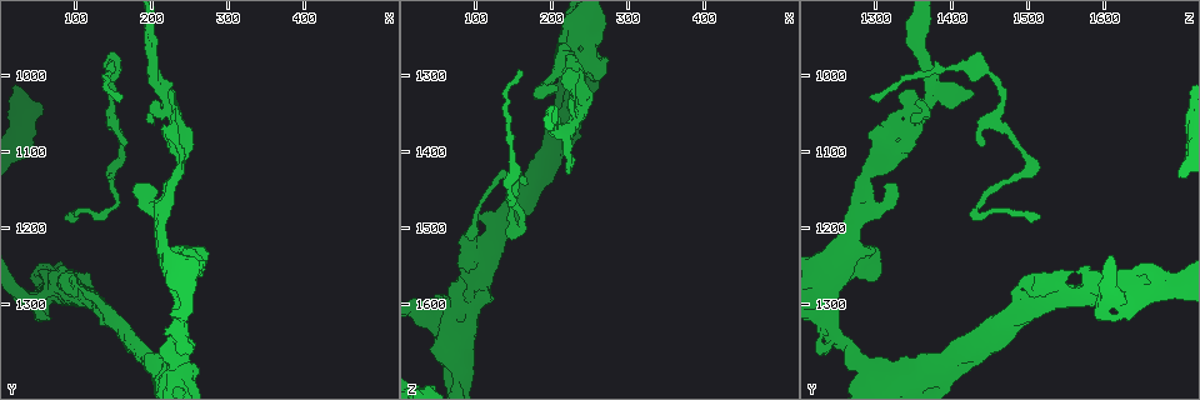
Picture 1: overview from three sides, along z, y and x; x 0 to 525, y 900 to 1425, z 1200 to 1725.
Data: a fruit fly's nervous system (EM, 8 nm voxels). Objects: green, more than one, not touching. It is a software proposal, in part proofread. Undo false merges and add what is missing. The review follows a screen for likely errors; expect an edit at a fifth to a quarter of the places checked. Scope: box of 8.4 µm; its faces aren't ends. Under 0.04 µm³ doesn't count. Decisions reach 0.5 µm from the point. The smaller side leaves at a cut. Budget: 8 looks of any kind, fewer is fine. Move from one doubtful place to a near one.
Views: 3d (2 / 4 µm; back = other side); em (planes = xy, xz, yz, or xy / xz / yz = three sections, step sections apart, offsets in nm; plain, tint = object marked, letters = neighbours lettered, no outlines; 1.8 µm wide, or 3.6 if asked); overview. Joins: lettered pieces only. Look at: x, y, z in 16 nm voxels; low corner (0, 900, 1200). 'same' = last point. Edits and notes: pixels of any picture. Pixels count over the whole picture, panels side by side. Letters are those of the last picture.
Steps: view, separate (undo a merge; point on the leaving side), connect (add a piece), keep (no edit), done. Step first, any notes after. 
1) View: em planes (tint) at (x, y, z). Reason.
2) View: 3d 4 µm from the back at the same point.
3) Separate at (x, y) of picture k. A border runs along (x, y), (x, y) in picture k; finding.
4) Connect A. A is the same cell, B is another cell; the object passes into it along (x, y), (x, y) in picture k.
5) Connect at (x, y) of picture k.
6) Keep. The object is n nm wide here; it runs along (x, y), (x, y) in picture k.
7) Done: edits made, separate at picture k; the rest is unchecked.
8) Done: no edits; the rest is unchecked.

View: em planes (letters) at (160, 1025, 1295). Free end.

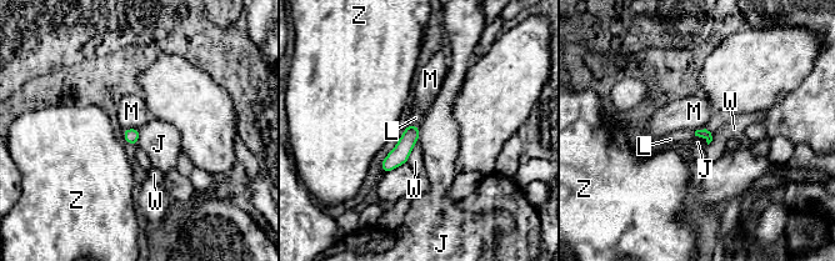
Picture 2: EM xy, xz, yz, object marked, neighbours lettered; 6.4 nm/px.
Connect L. The longest contact is with J, 130 nm; L is the same cell, J, M, W and Z are other cells; the object passes into it along (399, 155), (411, 125), (415, 118) in picture 2; it goes on there.

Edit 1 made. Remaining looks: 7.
View: 3d 2 µm from the back at (180, 1140, 1320). Free end.

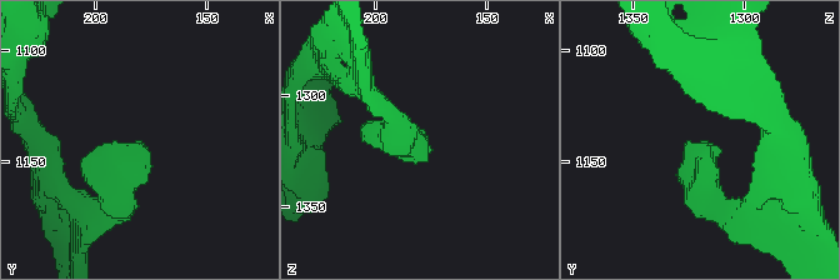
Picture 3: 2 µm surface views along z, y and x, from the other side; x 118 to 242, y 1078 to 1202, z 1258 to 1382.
View: em planes (letters) at (182, 1142, 1315). Need the tissue.

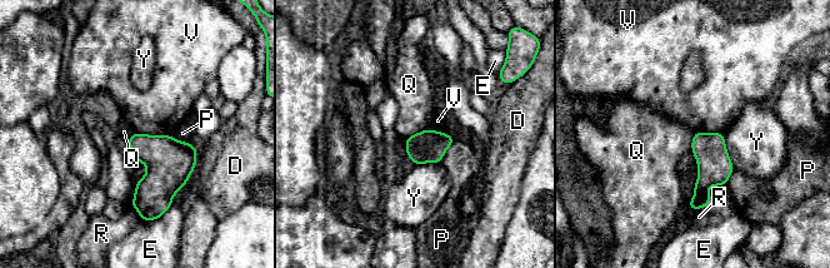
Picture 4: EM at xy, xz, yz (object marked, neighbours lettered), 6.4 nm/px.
Keep. D, E, P, Q, R, V and Y are other cells; a border runs along (425, 128), (404, 138) in picture 4; no lettered piece goes on from it.

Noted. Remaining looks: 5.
View: 3d 4 µm from the back at (235, 1270, 1235). Sharp bend.

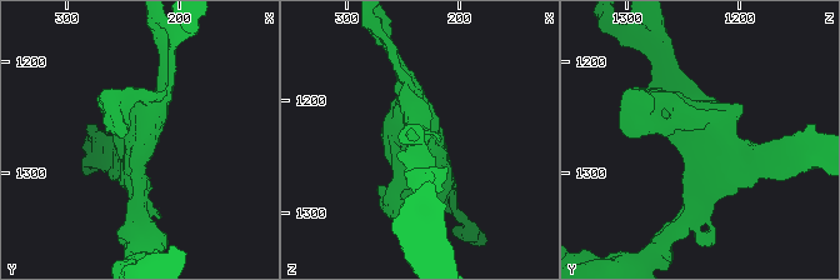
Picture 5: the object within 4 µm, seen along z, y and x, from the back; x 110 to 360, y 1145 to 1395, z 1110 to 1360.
View: em planes (tint) at (230, 1270, 1234). Shape alone is not enough.

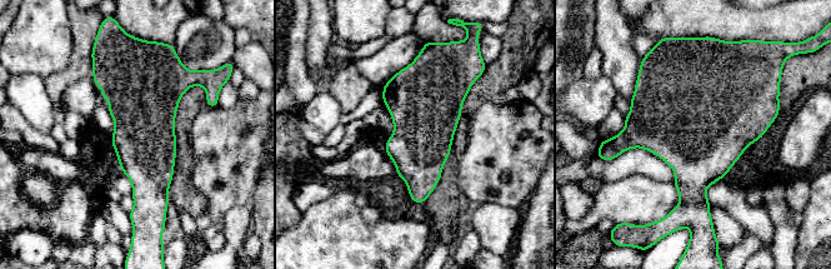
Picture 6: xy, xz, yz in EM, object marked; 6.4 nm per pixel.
View: em planes (letters) at the same point.

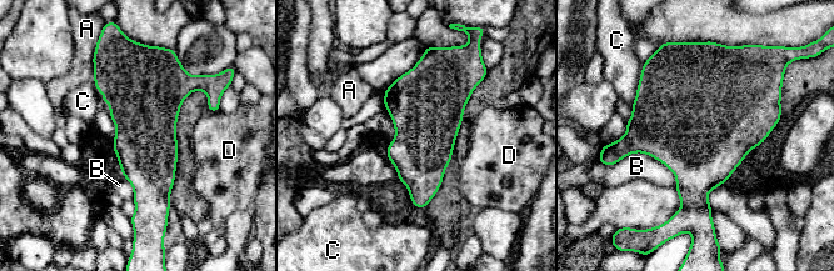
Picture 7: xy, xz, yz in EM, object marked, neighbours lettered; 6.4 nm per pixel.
Keep. The longest contact is with B, 440 nm; A, B, C and D are other cells; all the same neuron.

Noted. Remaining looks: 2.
Done: edits made, connect at picture 2; the rest is unchecked.

